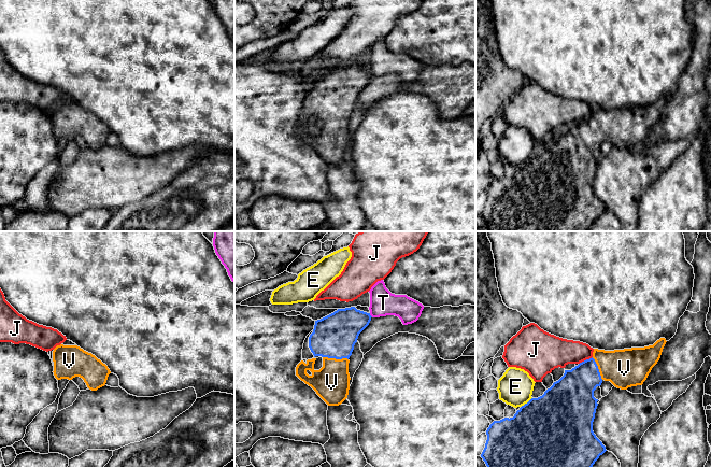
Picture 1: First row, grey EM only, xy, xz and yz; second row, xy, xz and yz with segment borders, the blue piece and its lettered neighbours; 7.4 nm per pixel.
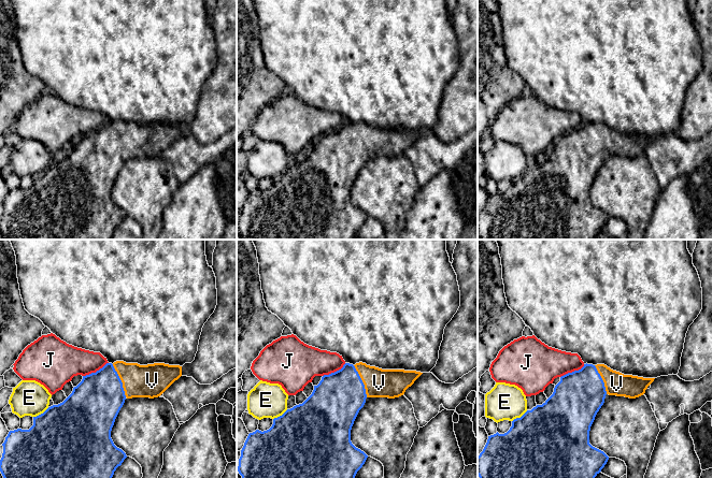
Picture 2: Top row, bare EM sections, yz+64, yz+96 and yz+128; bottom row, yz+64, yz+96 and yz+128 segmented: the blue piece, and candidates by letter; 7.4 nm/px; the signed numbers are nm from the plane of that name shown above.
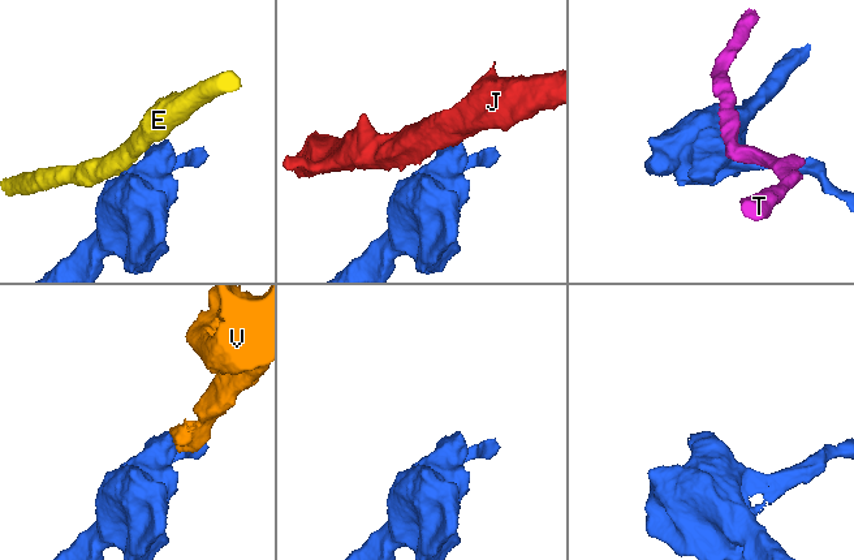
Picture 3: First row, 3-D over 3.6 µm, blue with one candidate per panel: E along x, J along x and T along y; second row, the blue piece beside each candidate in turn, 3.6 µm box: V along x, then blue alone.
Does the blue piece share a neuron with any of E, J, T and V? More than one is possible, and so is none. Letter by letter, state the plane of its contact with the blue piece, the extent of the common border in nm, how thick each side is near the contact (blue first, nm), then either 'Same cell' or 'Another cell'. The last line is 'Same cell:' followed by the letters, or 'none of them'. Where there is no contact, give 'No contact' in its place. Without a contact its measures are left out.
E: Touches blue in yz. Shared border 120 nm. Thickness 500 nm (blue) against 260 nm. Another cell
J: Touches blue in yz. Shared border 120 nm. Thickness 280 nm (blue) against 240 nm. Another cell
T: Touches blue in xz. Shared border 40 nm. Thickness 280 nm (blue) against 190 nm. Another cell
V: Touches blue in xz. Shared border 190 nm. Thickness 320 nm (blue) against 280 nm. Same cell
Same cell: V

